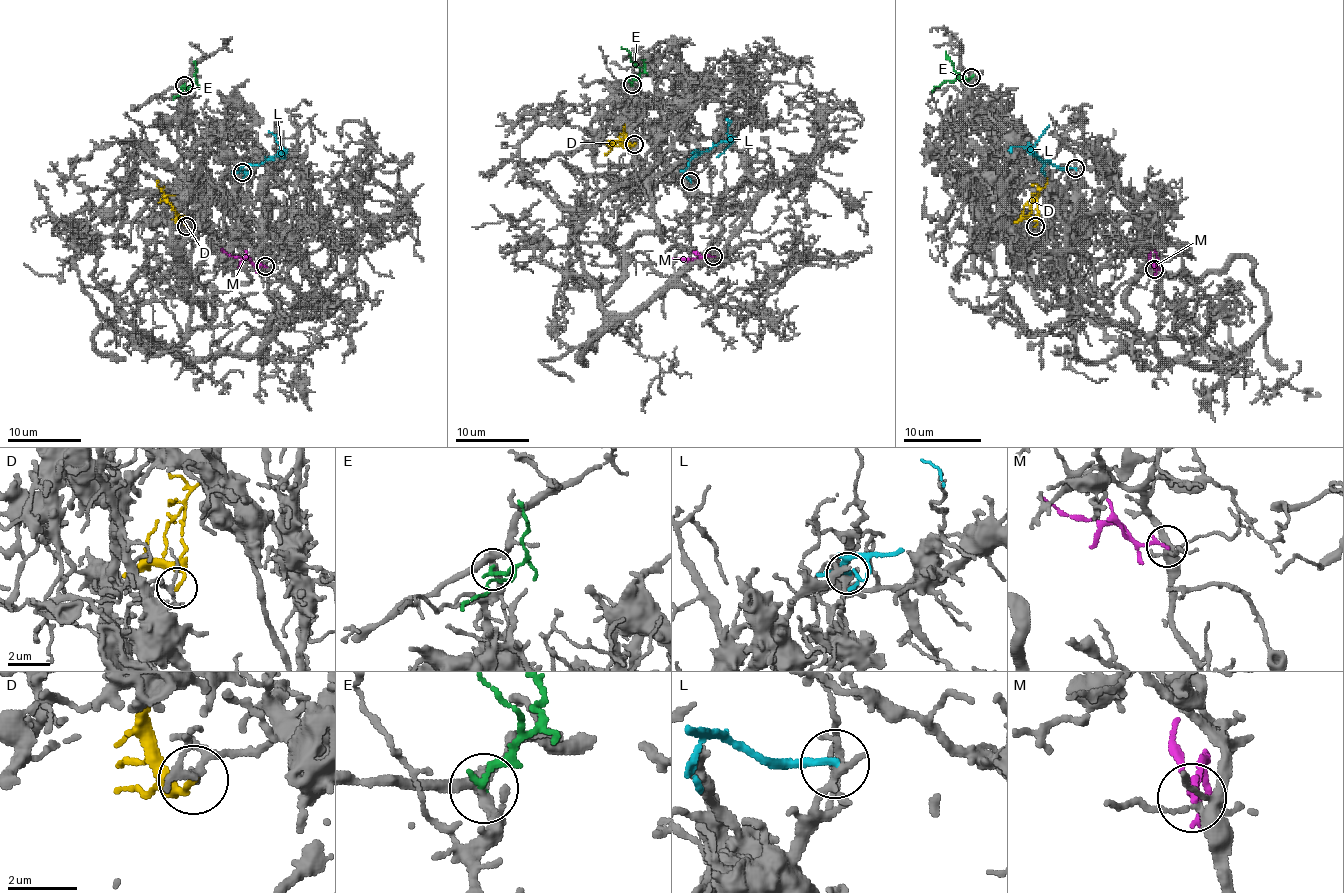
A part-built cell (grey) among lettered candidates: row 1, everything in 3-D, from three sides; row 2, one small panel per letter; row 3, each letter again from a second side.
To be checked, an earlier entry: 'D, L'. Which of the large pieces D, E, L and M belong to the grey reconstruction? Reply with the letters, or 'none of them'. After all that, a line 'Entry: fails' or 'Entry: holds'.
D, E
Entry: fails

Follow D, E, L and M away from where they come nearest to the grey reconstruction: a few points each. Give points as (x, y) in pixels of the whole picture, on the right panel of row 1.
D: (1035, 226), (1037, 199), (1047, 178)
E: (971, 76), (941, 82), (932, 92)
L: (1074, 168), (1057, 168), (1033, 152), (1035, 143), (1049, 125)
M: (1154, 269), (1154, 250)

